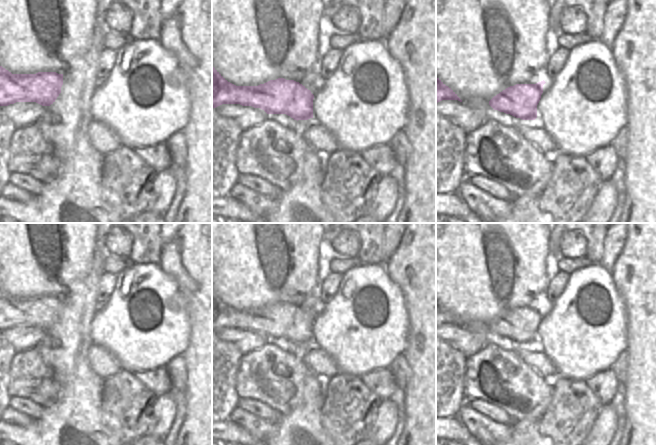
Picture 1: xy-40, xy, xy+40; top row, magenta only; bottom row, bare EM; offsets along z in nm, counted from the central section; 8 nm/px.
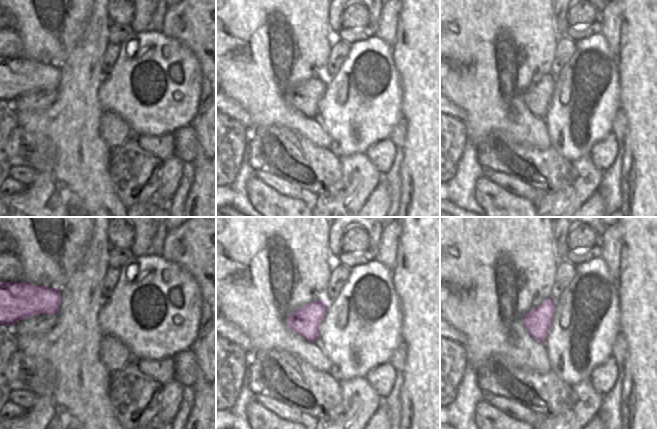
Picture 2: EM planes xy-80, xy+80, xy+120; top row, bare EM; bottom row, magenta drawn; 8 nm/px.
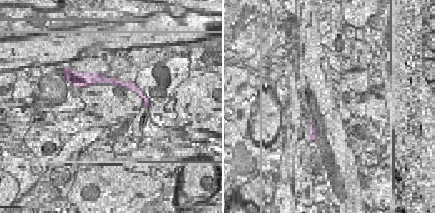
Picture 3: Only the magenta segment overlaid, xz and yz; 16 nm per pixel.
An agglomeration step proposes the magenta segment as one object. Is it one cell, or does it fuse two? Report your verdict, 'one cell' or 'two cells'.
one cell

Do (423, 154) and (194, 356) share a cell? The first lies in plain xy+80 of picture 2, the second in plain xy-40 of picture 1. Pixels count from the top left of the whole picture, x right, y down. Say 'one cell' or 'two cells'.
one cell

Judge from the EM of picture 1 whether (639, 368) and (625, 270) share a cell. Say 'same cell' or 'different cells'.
same cell

